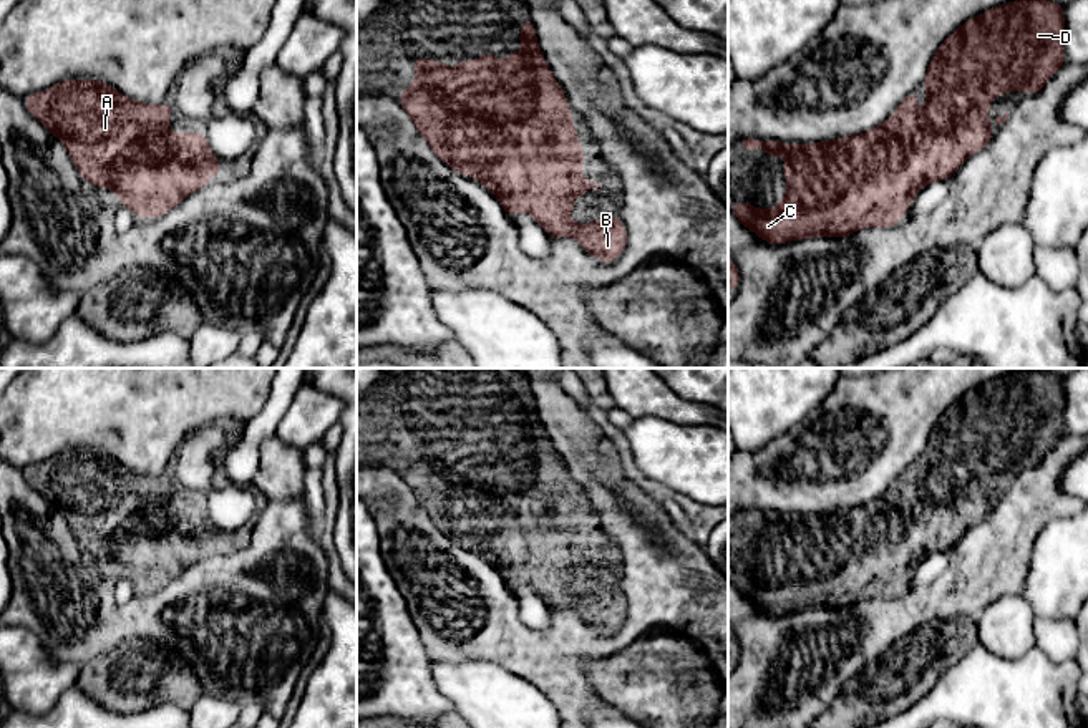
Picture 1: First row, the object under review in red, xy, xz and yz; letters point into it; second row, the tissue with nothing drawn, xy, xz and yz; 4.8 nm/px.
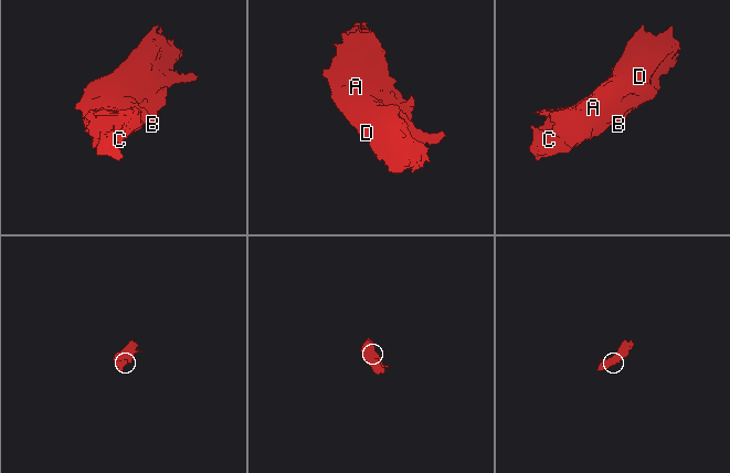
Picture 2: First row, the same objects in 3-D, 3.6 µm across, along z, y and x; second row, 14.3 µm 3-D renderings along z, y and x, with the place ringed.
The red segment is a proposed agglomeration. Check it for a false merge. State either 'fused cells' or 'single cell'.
single cell

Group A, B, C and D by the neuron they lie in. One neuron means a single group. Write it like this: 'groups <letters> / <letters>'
groups A B C D

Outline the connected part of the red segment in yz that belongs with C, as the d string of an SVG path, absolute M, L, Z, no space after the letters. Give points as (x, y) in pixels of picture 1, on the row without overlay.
M1015 371L995 380L985 381L984 385L969 390L959 398L952 406L949 406L944 415L937 420L927 444L922 451L924 459L927 463L927 479L919 484L917 483L917 464L916 461L907 466L897 481L877 499L872 499L862 506L848 506L834 512L811 514L811 516L783 516L775 511L760 512L758 509L743 509L738 511L740 521L758 521L763 519L766 527L784 527L784 551L789 556L784 561L784 569L778 574L776 579L771 580L756 580L750 574L733 574L730 575L730 582L738 589L738 592L755 604L758 609L766 612L768 615L780 617L789 612L809 610L809 609L846 609L856 602L866 599L894 599L899 595L901 587L911 579L914 567L930 554L949 551L969 529L972 529L977 522L988 516L992 511L992 496L985 491L990 484L990 474L995 468L1003 464L1017 464L1020 461L1028 461L1030 468L1035 468L1045 454L1056 444L1056 441L1066 433L1063 425L1063 410L1065 410L1065 390L1063 390L1063 375L1047 373L1047 371Z

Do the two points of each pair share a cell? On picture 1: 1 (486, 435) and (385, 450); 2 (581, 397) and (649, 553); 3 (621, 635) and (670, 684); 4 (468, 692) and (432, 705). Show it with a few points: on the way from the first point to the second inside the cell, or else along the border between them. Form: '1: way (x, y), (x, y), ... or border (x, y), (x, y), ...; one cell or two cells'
1: way (461, 435), (410, 435); one cell
2: border (561, 388), (589, 417); two cells
3: border (665, 629), (646, 630), (619, 650), (592, 659); two cells
4: border (432, 664), (437, 687), (456, 710); two cells

